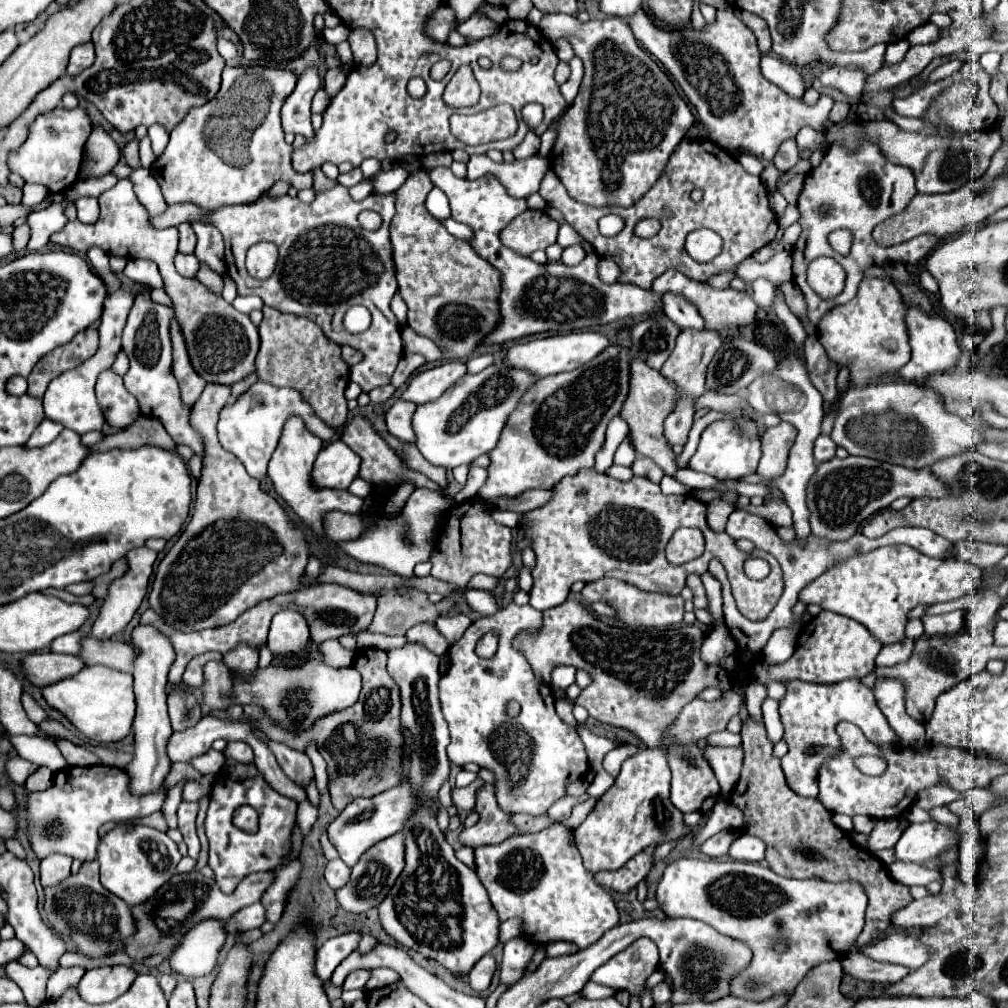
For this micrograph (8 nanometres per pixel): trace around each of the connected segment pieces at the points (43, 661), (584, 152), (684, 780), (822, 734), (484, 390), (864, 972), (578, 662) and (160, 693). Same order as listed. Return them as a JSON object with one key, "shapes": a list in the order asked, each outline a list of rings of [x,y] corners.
{"shapes":[[[[41,652],[41,654],[31,654],[23,660],[23,672],[27,680],[41,688],[65,678],[71,678],[83,668],[85,668],[83,658],[71,656],[71,654]]],[[[543,14],[537,26],[549,40],[567,38],[575,56],[585,64],[585,76],[579,94],[561,120],[557,142],[549,154],[551,166],[559,172],[571,198],[591,206],[631,206],[635,204],[659,178],[667,158],[683,140],[687,130],[695,124],[695,114],[679,96],[675,84],[661,70],[661,66],[637,44],[631,28],[621,18],[589,20],[581,24],[569,14]]],[[[697,744],[669,746],[670,800],[681,812],[701,812],[707,798],[719,794],[719,782]]],[[[859,678],[841,680],[835,684],[807,684],[801,680],[789,682],[785,698],[779,702],[779,714],[781,722],[785,726],[785,740],[789,744],[787,756],[781,758],[781,766],[785,772],[787,786],[803,796],[803,798],[817,798],[817,772],[819,766],[839,754],[839,736],[835,734],[835,726],[839,722],[853,722],[863,730],[863,734],[875,742],[897,742],[895,734],[891,734],[887,720],[883,718],[883,712],[879,706],[875,706],[875,698],[869,686],[865,686]]],[[[493,364],[479,374],[465,374],[455,386],[445,390],[439,400],[417,406],[413,418],[417,448],[435,466],[455,468],[471,464],[497,446],[509,414],[537,380],[539,378],[531,372],[507,364]]],[[[851,952],[841,958],[843,970],[859,980],[869,980],[869,982],[881,982],[881,984],[895,984],[903,980],[911,968],[899,966],[899,964],[889,964],[889,962],[877,962],[871,960],[869,956],[861,952]]],[[[565,600],[563,604],[549,608],[543,612],[543,630],[539,634],[523,634],[517,646],[523,650],[533,674],[543,684],[551,682],[551,670],[555,666],[567,664],[573,668],[581,668],[589,672],[593,678],[593,696],[581,696],[575,700],[585,706],[589,716],[603,724],[611,724],[617,728],[625,728],[643,740],[647,746],[663,746],[663,738],[667,728],[677,720],[681,708],[697,698],[705,688],[731,688],[731,676],[721,666],[711,666],[701,660],[701,644],[705,632],[693,624],[673,626],[673,628],[619,628],[615,624],[607,624],[599,620],[587,606],[577,600]]],[[[137,626],[131,638],[139,652],[135,660],[135,670],[133,670],[137,714],[133,722],[133,734],[135,734],[133,760],[125,766],[125,772],[129,776],[131,794],[143,796],[143,794],[161,790],[171,770],[171,760],[167,756],[167,740],[171,738],[173,728],[167,714],[167,672],[171,662],[175,660],[175,652],[169,638],[159,634],[159,630],[155,630],[153,626]]]]}

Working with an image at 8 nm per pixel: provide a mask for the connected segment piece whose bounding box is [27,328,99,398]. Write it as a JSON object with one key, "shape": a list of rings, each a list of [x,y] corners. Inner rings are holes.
{"shape":[[[87,328],[79,332],[67,346],[59,346],[53,352],[45,354],[29,376],[27,394],[41,398],[53,378],[67,370],[73,370],[75,366],[81,366],[87,358],[91,358],[97,352],[97,342],[97,330]]]}

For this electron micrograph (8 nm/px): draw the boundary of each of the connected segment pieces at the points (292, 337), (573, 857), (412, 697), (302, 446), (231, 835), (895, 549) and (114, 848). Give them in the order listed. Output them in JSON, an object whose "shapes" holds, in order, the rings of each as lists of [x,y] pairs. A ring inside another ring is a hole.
{"shapes":[[[[263,306],[259,334],[259,380],[299,390],[323,422],[327,422],[331,428],[341,428],[345,424],[345,388],[349,384],[349,364],[341,358],[341,346],[331,342],[313,320],[285,314],[269,306]]],[[[553,824],[535,834],[521,834],[495,846],[475,848],[477,876],[489,892],[499,920],[521,918],[525,938],[537,946],[567,940],[587,948],[619,924],[611,894],[583,866],[579,850],[569,844],[571,834],[571,828]]],[[[407,642],[403,648],[389,648],[385,650],[389,660],[387,660],[387,672],[389,676],[399,684],[401,688],[401,722],[403,728],[407,728],[413,734],[413,756],[411,756],[411,768],[409,774],[405,776],[407,782],[415,782],[415,786],[419,786],[419,794],[423,794],[423,798],[435,798],[441,784],[449,778],[449,760],[445,754],[445,748],[449,744],[449,728],[447,722],[441,714],[441,706],[439,706],[439,660],[441,656],[433,654],[431,650],[427,650],[423,644],[419,642]]],[[[289,418],[287,426],[283,430],[283,438],[279,440],[279,446],[269,462],[269,478],[273,480],[275,492],[303,520],[303,524],[315,532],[319,544],[323,544],[323,548],[327,548],[331,544],[331,540],[325,536],[325,530],[323,530],[325,514],[331,510],[341,510],[341,512],[349,512],[349,514],[361,512],[363,498],[353,496],[349,490],[329,490],[329,488],[313,486],[311,470],[313,470],[313,462],[315,462],[317,454],[321,452],[321,448],[323,448],[321,438],[311,436],[311,432],[303,426],[303,422],[299,422],[299,418]]],[[[219,772],[211,786],[211,804],[205,820],[205,832],[209,838],[209,866],[213,870],[213,880],[217,882],[223,894],[233,894],[237,884],[253,874],[263,870],[275,870],[283,864],[283,858],[291,850],[291,834],[295,828],[298,804],[280,794],[275,794],[265,782],[263,776],[253,780],[239,780],[229,774]],[[239,806],[253,806],[259,812],[259,832],[247,834],[233,824],[233,812]]],[[[881,546],[867,554],[857,554],[833,564],[813,582],[809,582],[799,602],[819,604],[823,610],[853,618],[867,626],[881,644],[903,640],[903,624],[909,610],[919,604],[937,604],[957,600],[981,588],[981,570],[957,558],[929,558],[911,546]]],[[[117,826],[101,840],[97,860],[101,864],[101,884],[129,906],[137,906],[147,902],[165,882],[169,882],[181,854],[177,844],[165,832],[149,826]]]]}

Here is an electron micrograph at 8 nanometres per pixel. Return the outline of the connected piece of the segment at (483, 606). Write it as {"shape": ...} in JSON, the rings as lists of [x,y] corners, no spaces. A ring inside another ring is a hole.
{"shape":[[[467,590],[465,602],[473,612],[477,612],[481,616],[493,616],[499,610],[495,596],[491,592],[483,592],[483,590]]]}

